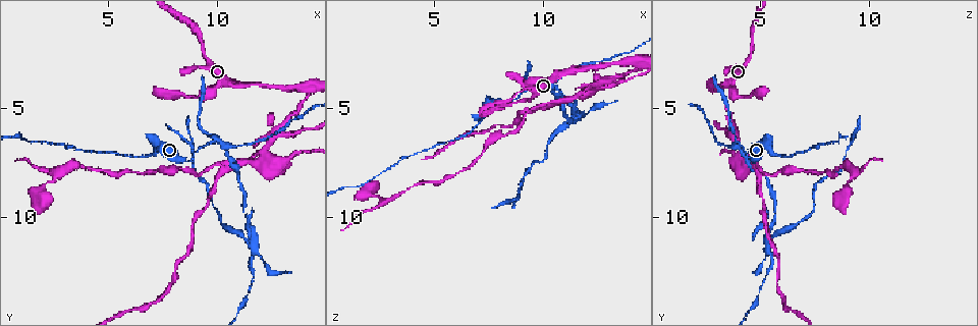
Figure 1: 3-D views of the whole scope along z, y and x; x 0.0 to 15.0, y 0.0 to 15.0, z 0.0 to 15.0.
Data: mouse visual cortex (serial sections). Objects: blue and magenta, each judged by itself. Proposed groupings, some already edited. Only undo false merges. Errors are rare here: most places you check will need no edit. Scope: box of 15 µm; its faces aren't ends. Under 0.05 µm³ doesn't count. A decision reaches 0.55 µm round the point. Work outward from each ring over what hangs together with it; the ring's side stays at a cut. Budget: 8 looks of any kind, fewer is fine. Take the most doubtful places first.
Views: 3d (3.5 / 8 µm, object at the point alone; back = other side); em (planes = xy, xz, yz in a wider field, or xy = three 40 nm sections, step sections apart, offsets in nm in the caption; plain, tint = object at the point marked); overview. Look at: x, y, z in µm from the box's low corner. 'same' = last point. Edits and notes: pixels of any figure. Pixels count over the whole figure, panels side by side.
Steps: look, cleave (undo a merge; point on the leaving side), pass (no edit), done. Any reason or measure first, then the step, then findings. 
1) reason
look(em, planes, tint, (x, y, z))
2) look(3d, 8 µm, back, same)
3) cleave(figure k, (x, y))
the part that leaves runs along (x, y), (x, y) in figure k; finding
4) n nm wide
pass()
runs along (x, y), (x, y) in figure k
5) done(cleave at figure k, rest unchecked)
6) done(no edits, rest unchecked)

sharp bend
look(3d, 8 µm, (9.8, 6.5, 3.9))

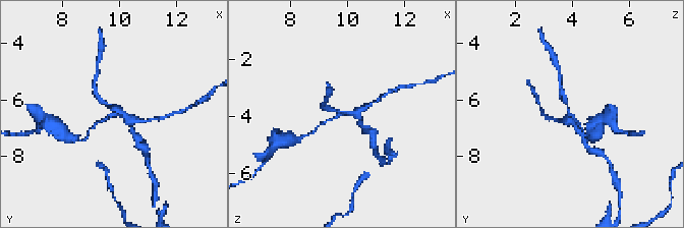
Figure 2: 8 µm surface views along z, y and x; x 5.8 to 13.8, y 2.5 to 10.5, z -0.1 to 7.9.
3 arms; arms of 100, 200, 250 nm; shape alone is not enough
look(em, xy, step 2, tint, (9.8, 6.5, 3.9))

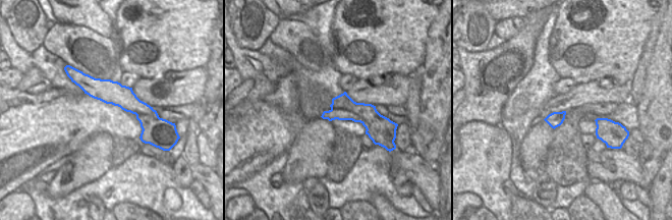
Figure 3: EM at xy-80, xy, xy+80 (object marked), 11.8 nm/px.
280 nm wide
cleave(figure 2, (136, 137))
the part that leaves runs along (350, 113), (358, 116), (369, 133) in figure 2; a second cell is stuck on

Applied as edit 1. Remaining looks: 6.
calibre changes
look(3d, 3.5 µm, (7.1, 7.0, 5.7))

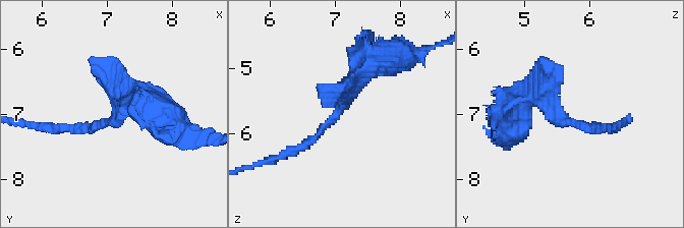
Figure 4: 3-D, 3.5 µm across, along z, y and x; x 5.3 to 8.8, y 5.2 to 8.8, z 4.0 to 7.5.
look(em, xy, step 1, tint, (7.10, 7.15, 5.65))

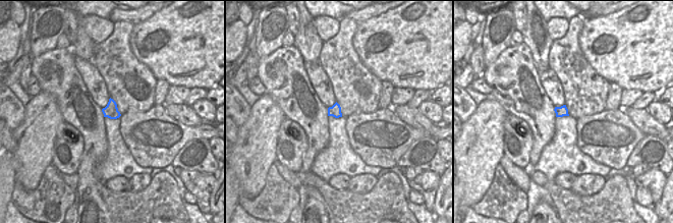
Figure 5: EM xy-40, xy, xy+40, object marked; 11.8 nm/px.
arms of 150, 250 nm
pass()
runs along (375, 61), (353, 79), (337, 116), (290, 150) in figure 4; one cell here

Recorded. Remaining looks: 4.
sharp bend
look(3d, 3.5 µm, (14.4, 4.1, 3.0))

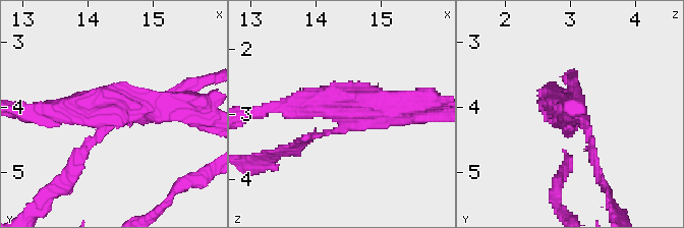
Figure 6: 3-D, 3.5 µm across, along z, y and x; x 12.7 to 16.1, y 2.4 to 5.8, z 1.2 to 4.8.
cleave(figure 6, (312, 135))
a second cell is stuck on

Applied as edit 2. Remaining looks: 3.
done(cleave at figure 2, cleave at figure 6, rest unchecked)

